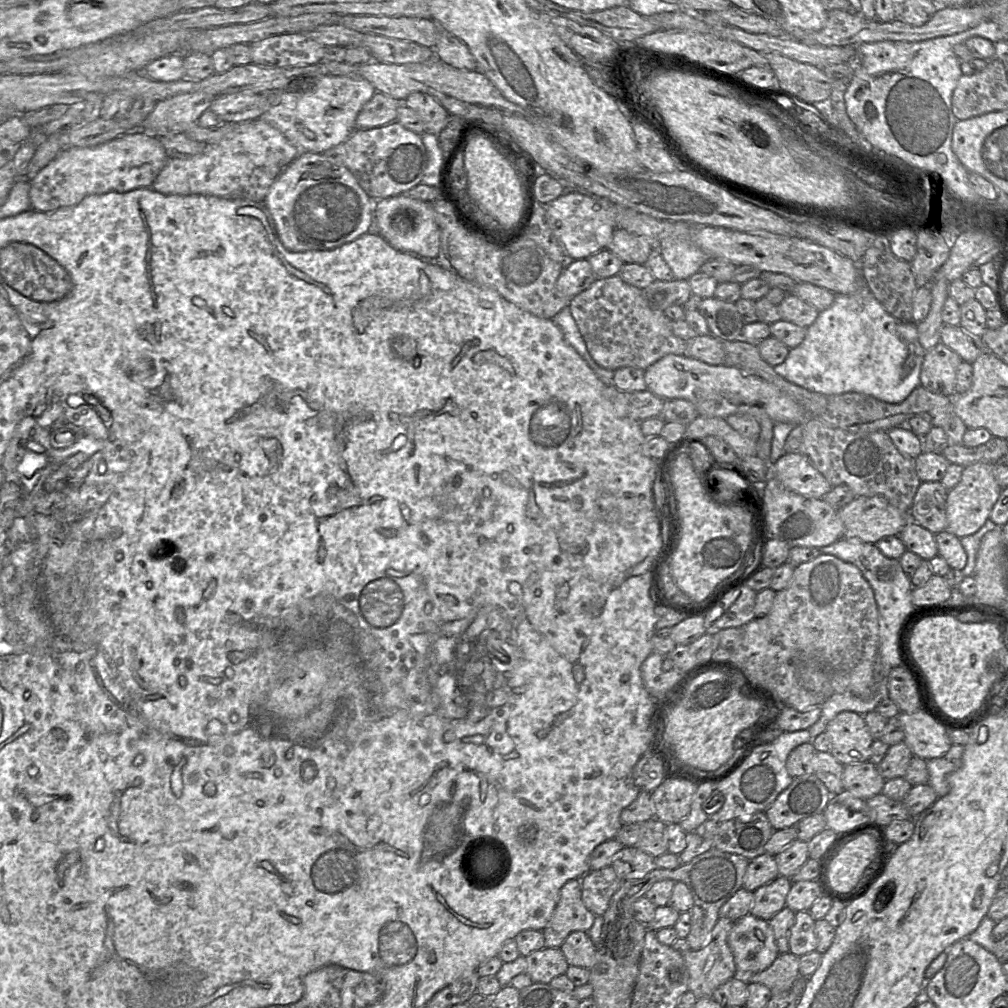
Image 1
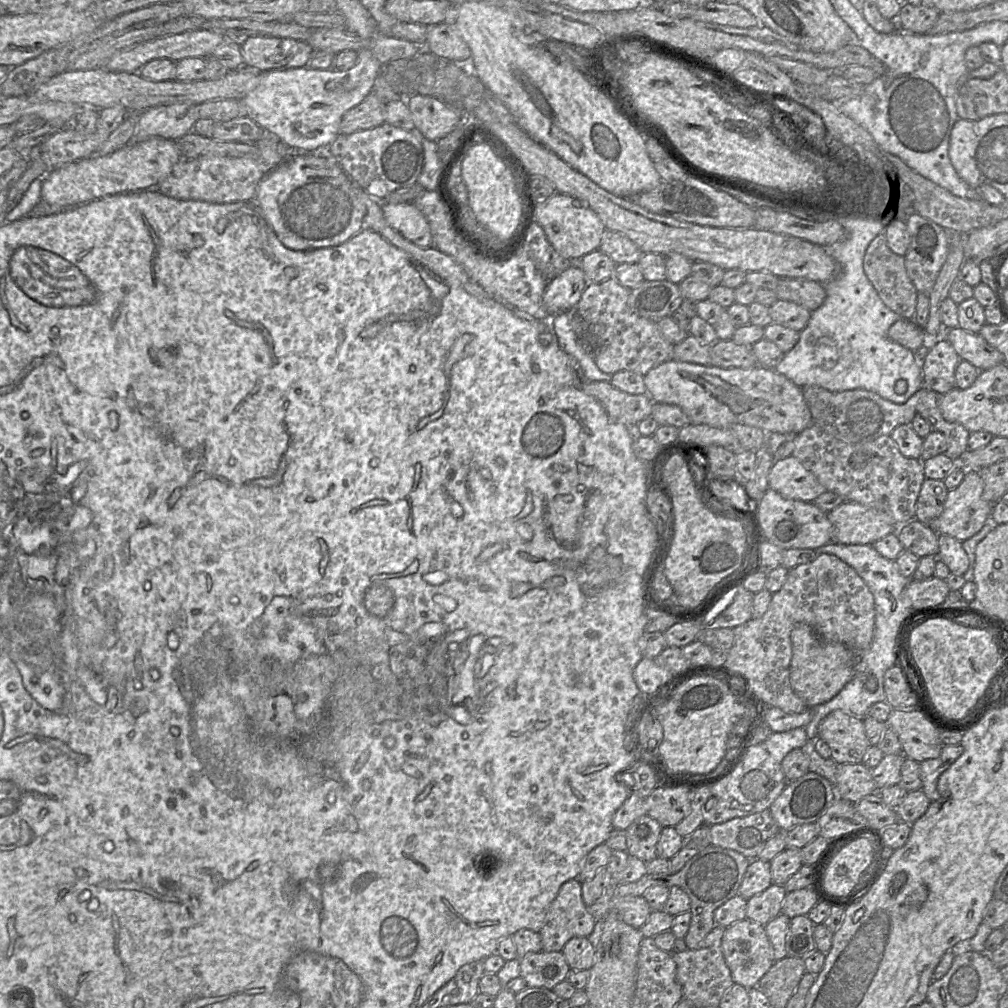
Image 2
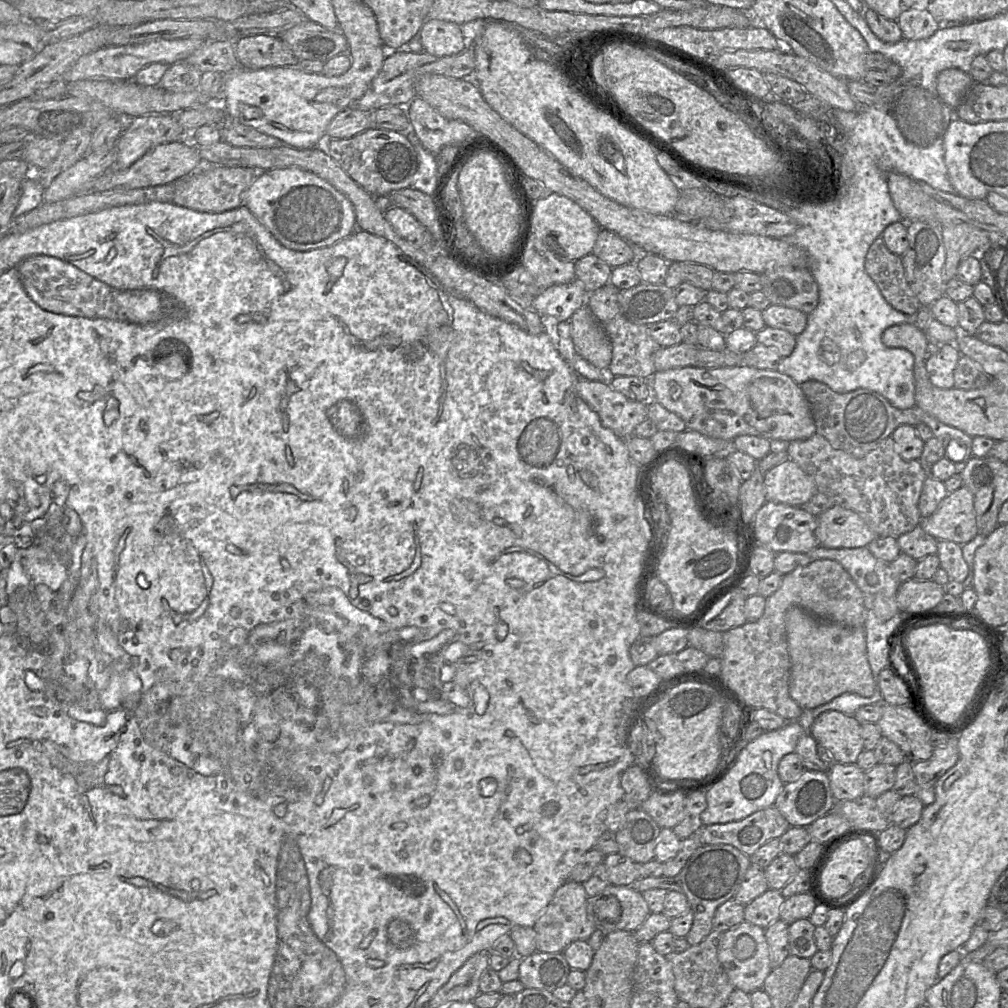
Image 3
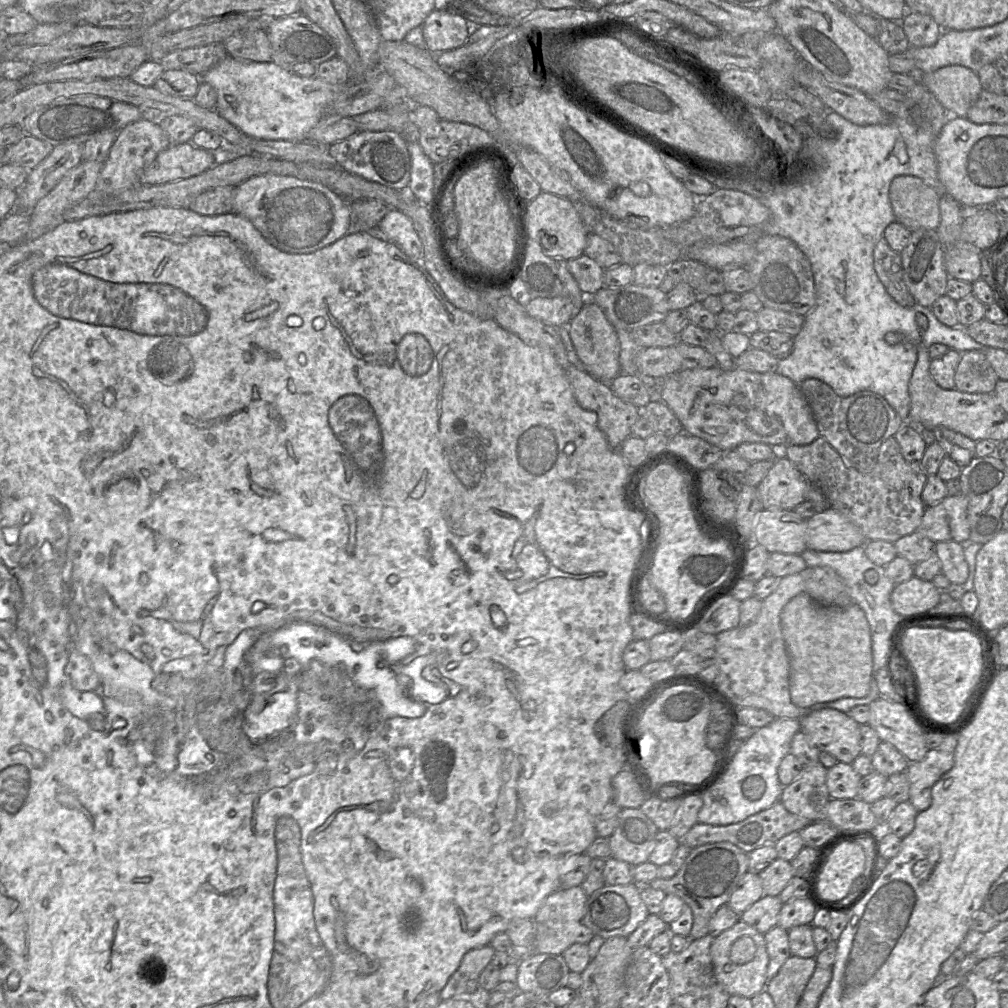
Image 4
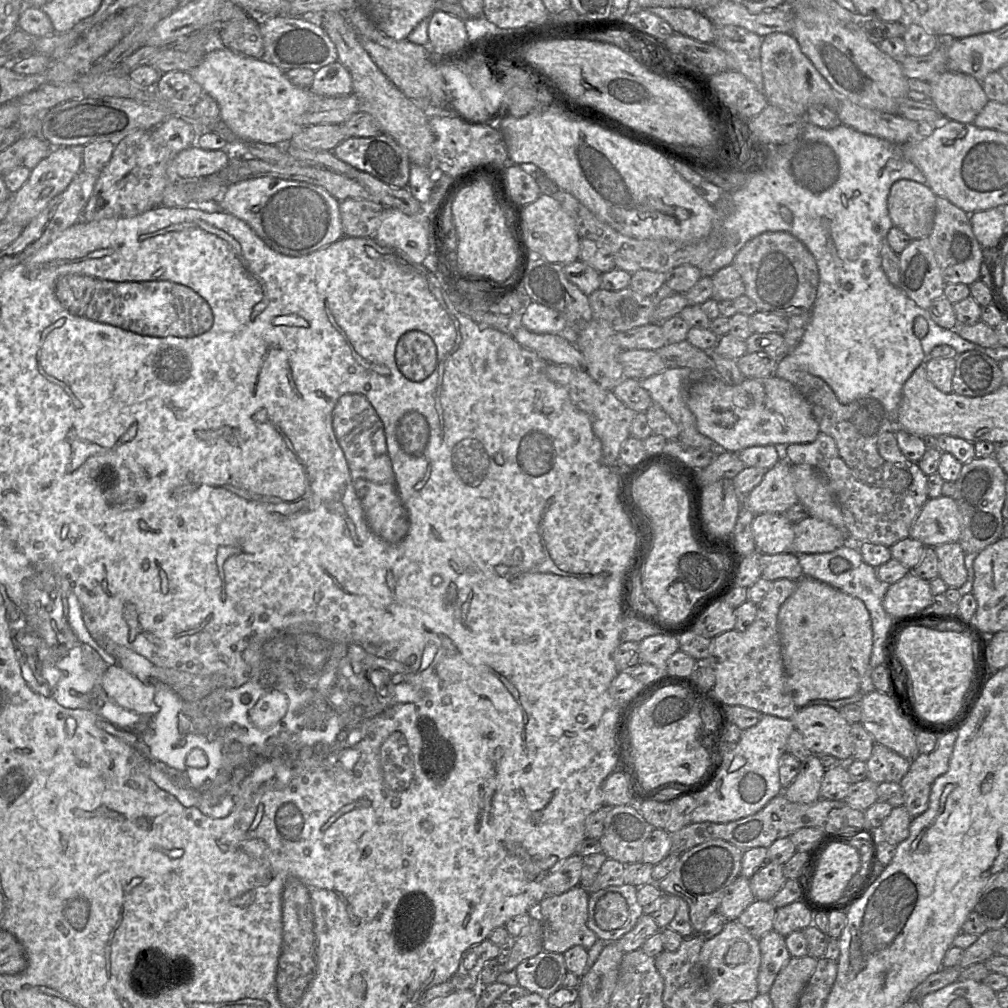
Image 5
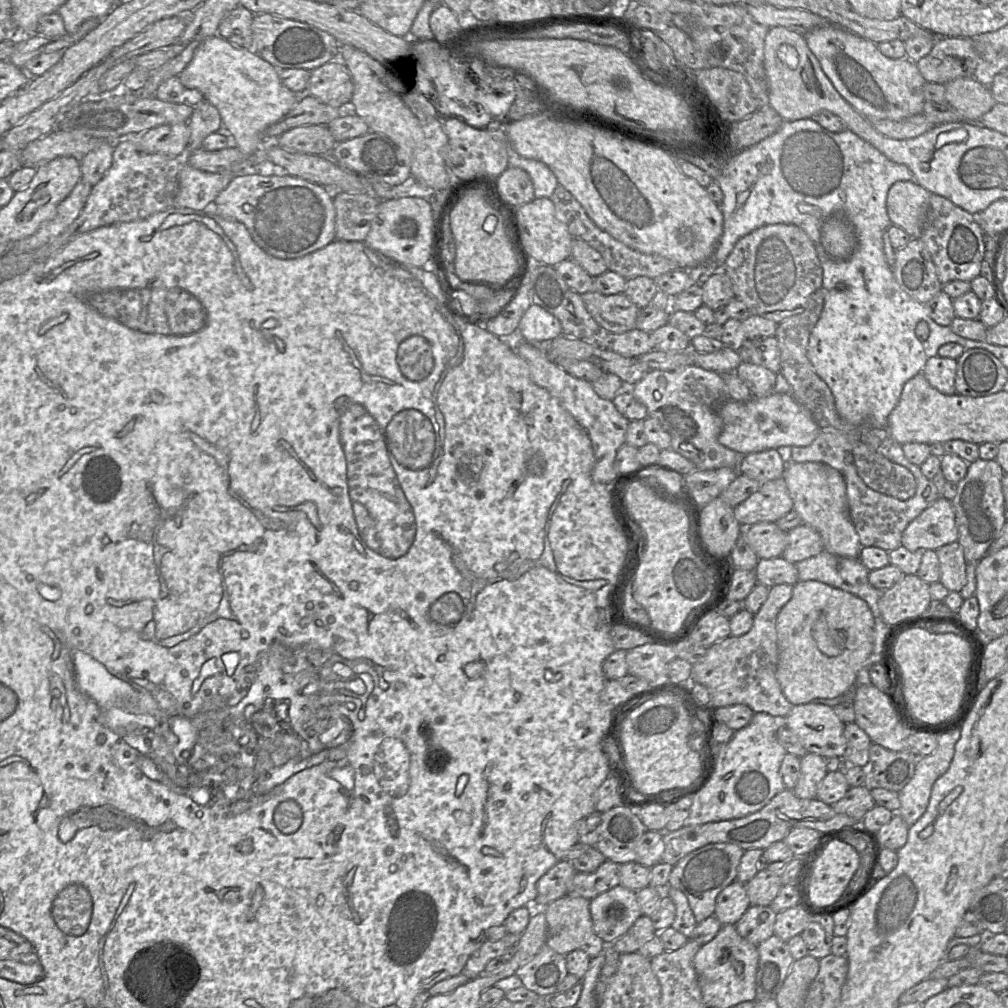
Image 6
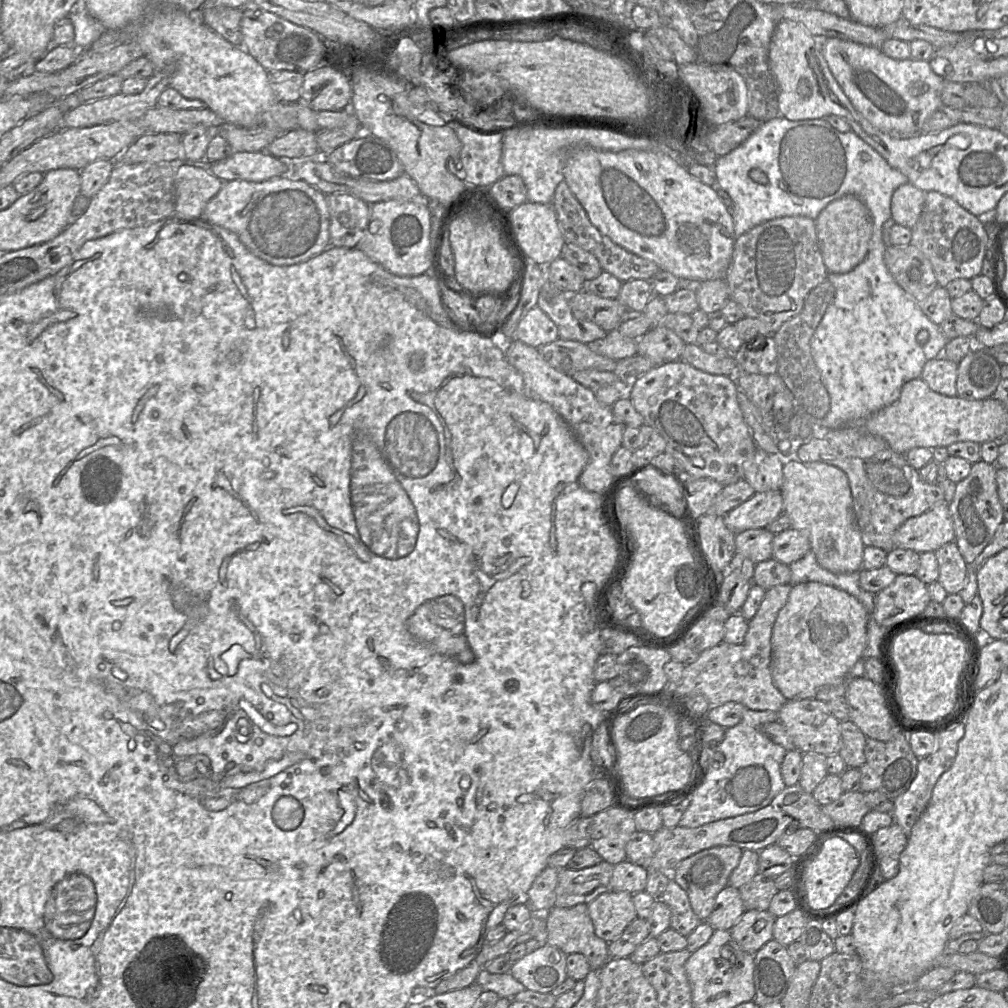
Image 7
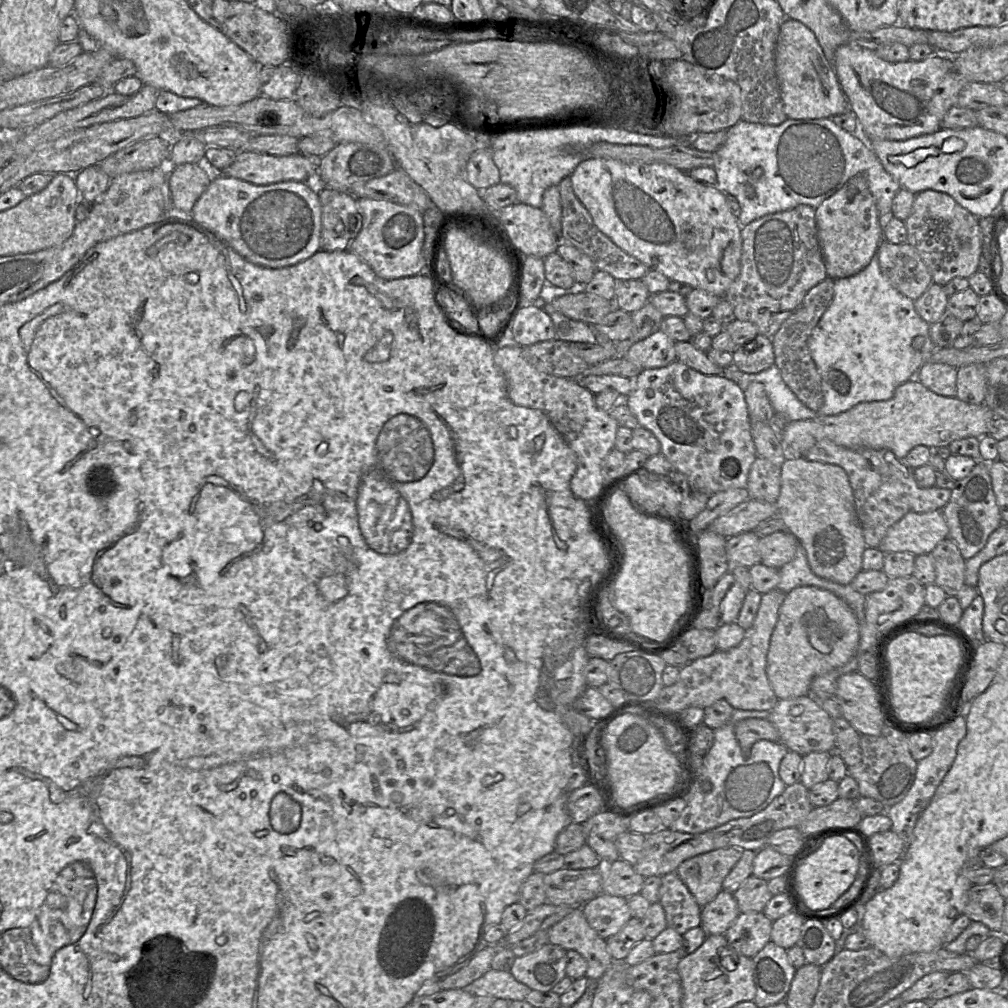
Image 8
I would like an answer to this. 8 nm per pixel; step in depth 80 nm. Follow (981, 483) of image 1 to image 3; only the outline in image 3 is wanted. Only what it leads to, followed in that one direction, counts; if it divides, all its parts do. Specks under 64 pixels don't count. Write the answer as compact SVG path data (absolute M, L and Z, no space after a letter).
M963 485L948 493L937 509L921 520L920 526L937 540L960 545L970 542L978 534L972 491Z

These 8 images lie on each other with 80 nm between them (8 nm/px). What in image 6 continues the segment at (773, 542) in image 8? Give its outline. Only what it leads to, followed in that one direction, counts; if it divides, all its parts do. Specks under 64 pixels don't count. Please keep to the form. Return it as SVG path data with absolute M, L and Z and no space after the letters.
M802 523L787 532L787 545L782 557L791 563L797 563L823 550L820 534L813 527Z

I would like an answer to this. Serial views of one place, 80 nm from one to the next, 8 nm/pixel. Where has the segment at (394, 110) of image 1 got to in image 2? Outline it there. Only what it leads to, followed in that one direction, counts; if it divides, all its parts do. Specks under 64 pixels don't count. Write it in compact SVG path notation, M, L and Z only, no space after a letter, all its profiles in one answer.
M370 93L360 104L343 115L339 127L340 134L352 134L385 123L386 103Z

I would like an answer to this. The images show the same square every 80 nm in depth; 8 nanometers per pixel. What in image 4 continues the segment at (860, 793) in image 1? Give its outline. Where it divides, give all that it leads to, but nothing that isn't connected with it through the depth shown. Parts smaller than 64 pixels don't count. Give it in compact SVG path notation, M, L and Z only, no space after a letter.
M837 762L828 769L826 784L831 799L854 799L858 796L862 777L851 764Z

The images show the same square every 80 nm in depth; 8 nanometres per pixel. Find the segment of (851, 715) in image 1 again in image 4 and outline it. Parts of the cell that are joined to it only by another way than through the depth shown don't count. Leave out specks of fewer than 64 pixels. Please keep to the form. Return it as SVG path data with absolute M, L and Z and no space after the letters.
M824 708L799 720L801 731L819 751L830 753L838 762L852 764L861 754L860 725L847 713Z

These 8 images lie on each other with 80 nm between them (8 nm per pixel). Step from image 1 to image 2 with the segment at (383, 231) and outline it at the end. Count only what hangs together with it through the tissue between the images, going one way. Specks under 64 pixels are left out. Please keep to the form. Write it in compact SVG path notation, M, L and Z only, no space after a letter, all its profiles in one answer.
M413 203L383 204L382 211L387 223L405 239L422 248L432 245L429 224Z

